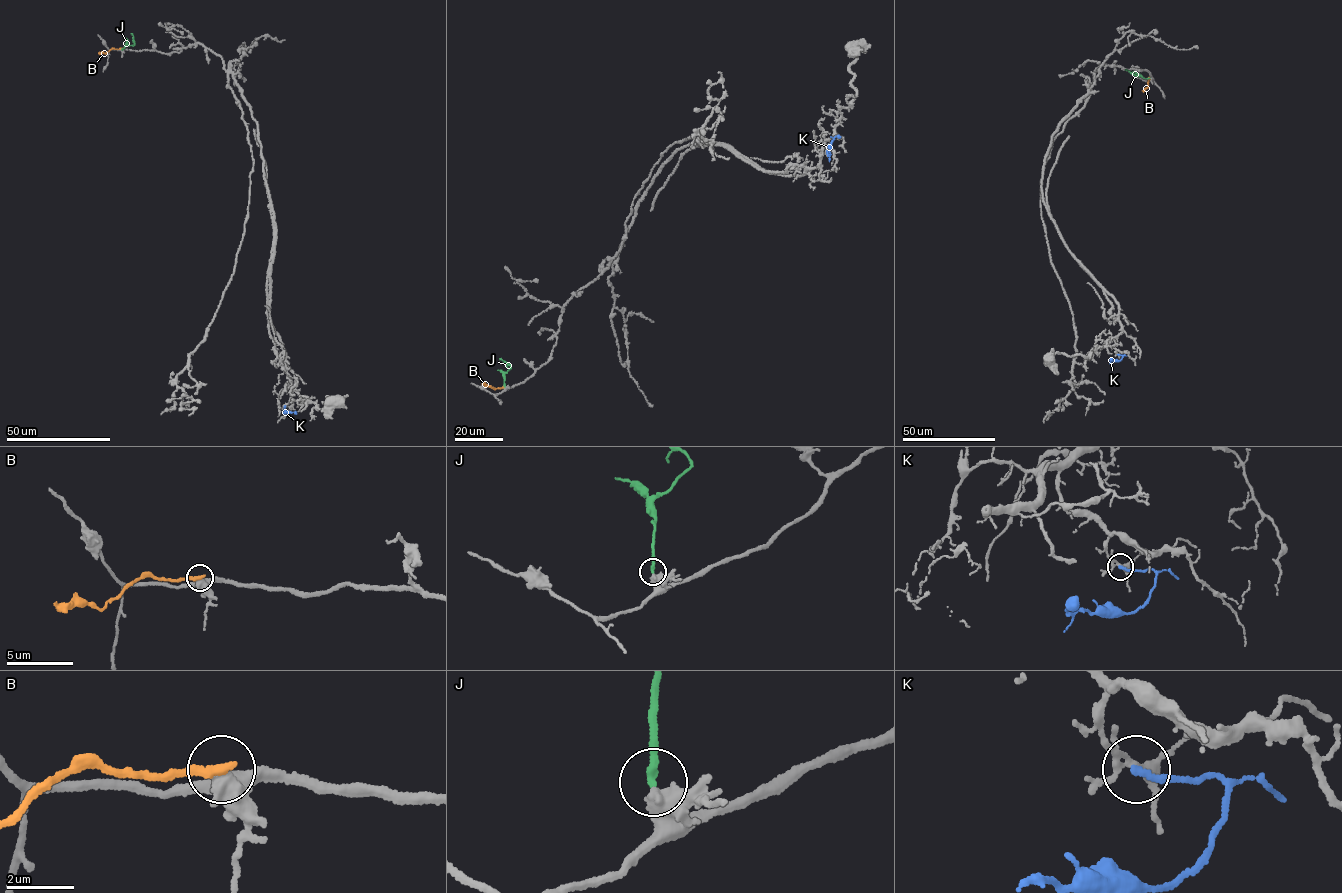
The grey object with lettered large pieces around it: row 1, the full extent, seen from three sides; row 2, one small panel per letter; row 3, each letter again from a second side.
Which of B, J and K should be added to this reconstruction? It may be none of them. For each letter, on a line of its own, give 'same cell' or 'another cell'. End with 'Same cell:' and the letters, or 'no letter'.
B: another cell
J: same cell
K: another cell
Same cell: J

